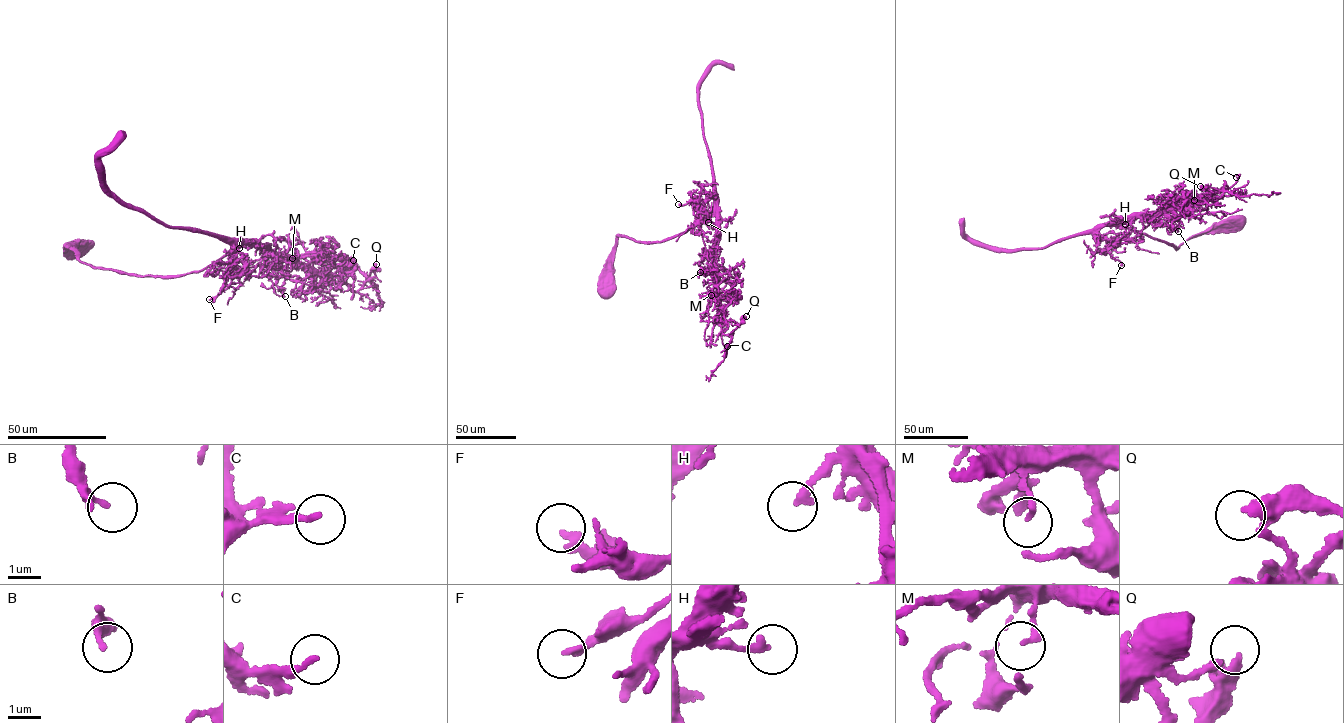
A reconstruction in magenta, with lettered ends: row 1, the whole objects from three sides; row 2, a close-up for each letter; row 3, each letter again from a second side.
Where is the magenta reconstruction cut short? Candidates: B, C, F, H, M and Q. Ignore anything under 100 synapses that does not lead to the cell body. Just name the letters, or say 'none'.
none

